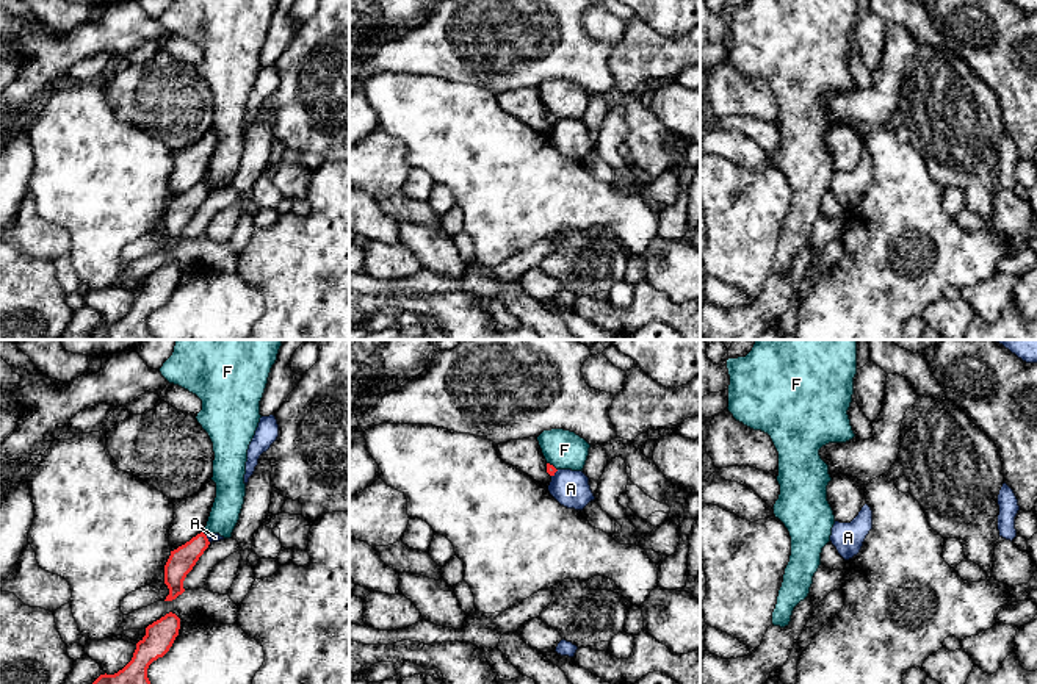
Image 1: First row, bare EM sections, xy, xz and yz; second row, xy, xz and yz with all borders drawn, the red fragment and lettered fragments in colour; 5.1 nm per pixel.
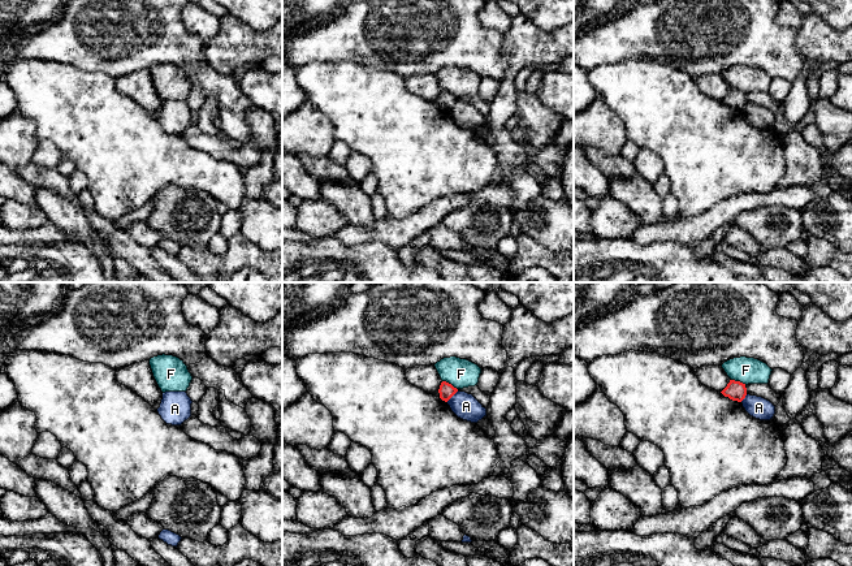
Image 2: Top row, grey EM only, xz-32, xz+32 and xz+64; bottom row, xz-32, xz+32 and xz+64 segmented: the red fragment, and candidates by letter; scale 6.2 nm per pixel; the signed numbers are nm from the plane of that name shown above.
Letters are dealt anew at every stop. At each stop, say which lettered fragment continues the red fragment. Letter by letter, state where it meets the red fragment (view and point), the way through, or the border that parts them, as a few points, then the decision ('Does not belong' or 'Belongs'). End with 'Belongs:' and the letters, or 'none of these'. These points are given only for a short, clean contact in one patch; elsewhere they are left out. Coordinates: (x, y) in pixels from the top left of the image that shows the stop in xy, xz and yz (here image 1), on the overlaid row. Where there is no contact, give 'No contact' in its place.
A: Touches red at xz (555, 471). Boundary: xz (558, 470), (552, 476). Does not belong
F: Touches red at xy (204, 534). Does not belong
Belongs: none of these

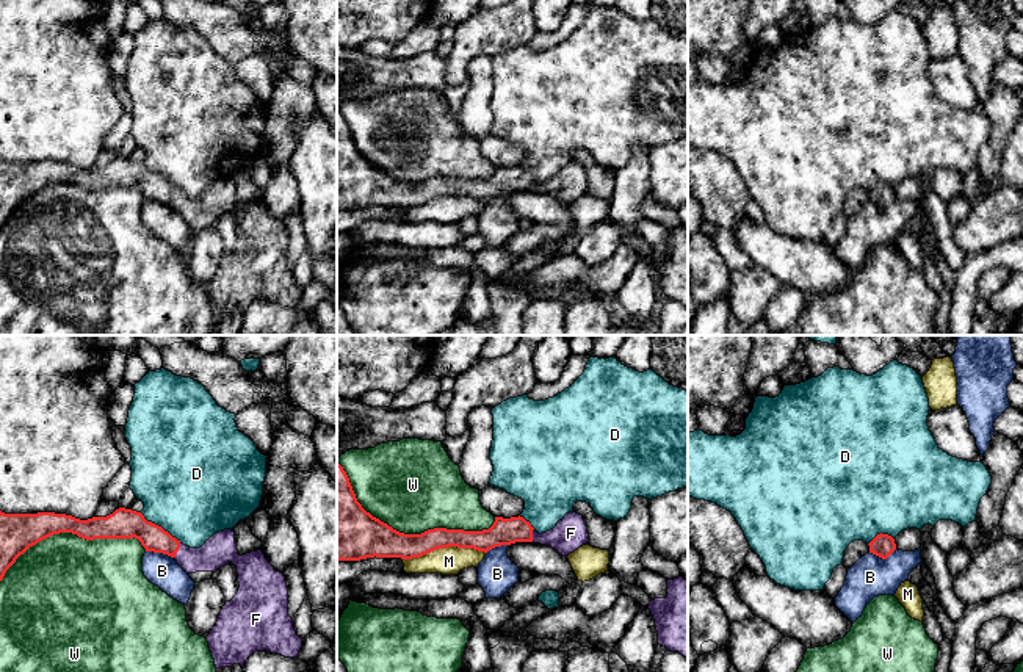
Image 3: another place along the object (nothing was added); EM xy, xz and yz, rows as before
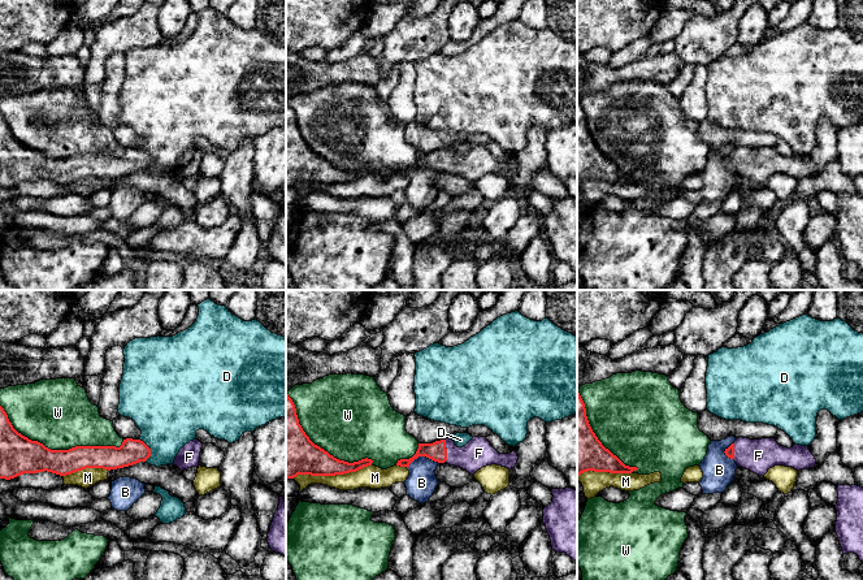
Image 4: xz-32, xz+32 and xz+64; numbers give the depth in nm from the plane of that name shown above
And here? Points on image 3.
B: Touches red at xy (160, 552). Boundary: xy (146, 550), (166, 553), (173, 558). Does not belong
D: Touches red at xy (160, 527). Boundary: xy (140, 513), (180, 542). Does not belong
F: Touches red at xy (177, 550). Path across: xy (152, 538), (177, 550), (213, 555), (220, 549). Belongs
M: Touches red at xz (444, 547). Does not belong
W: Touches red at xz (406, 534). Does not belong
Belongs: F

